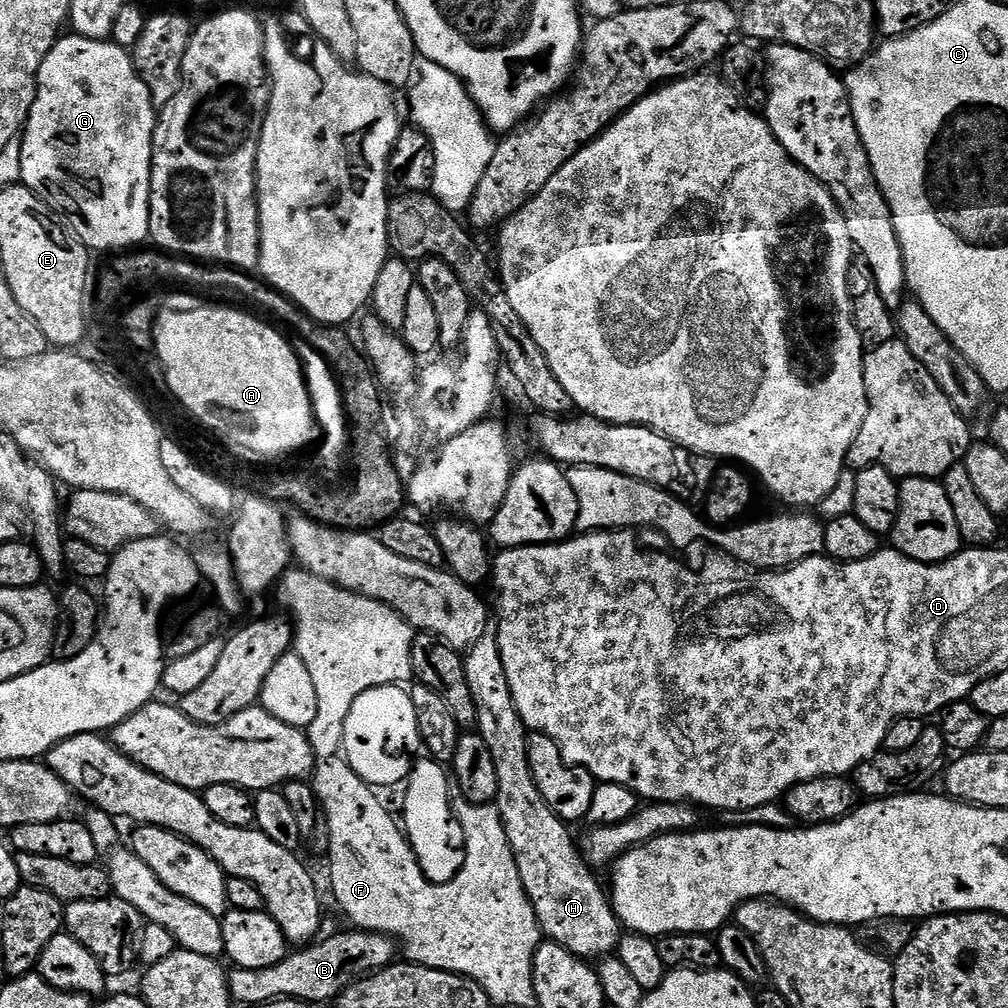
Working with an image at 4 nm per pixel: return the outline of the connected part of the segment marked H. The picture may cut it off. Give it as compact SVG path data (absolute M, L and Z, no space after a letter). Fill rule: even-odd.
M495 635L483 636L474 647L469 648L464 656L466 682L470 682L470 695L476 707L475 731L490 746L490 754L494 757L494 770L498 770L498 794L494 801L495 808L501 814L502 826L506 830L506 838L510 842L510 850L518 862L518 874L522 878L522 886L532 903L534 914L540 923L541 933L558 946L566 946L570 954L582 960L599 962L615 953L622 935L622 925L612 908L609 893L596 881L597 873L584 861L577 841L572 841L572 832L565 821L559 820L546 806L546 798L538 790L534 782L534 774L530 774L528 761L529 728L522 722L518 710L514 706L514 698L510 694L510 682L506 682L506 666L502 666L502 654L496 645Z

